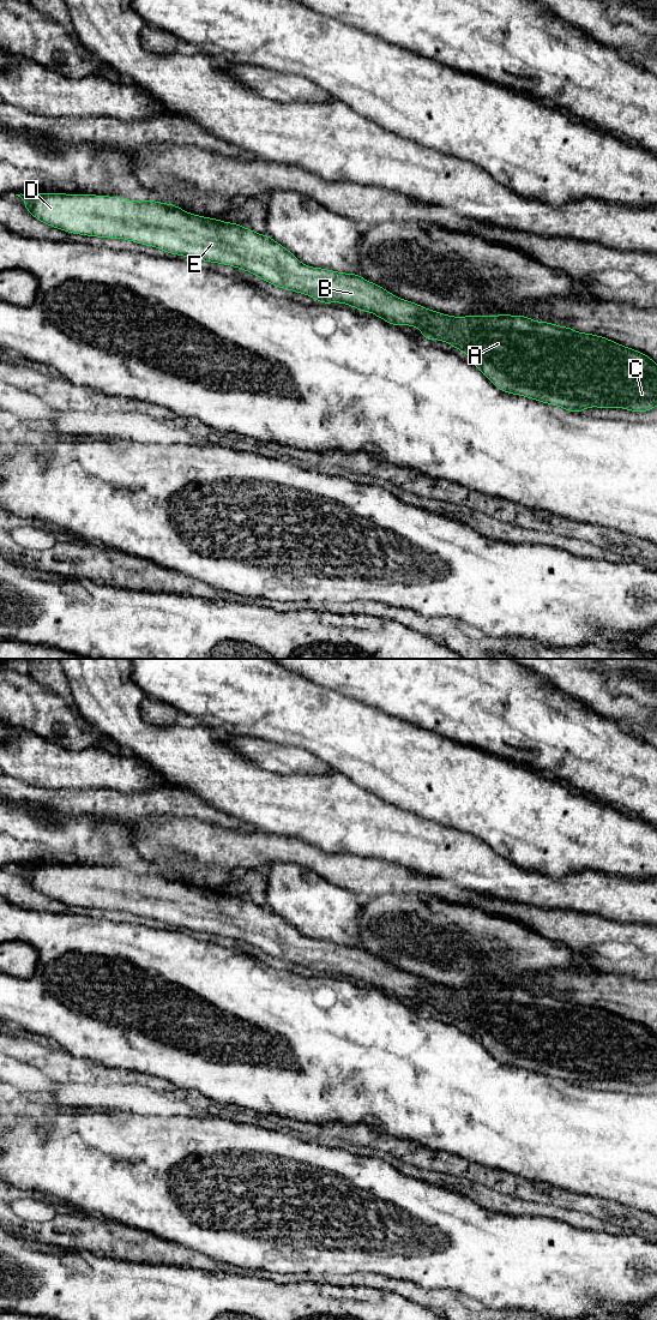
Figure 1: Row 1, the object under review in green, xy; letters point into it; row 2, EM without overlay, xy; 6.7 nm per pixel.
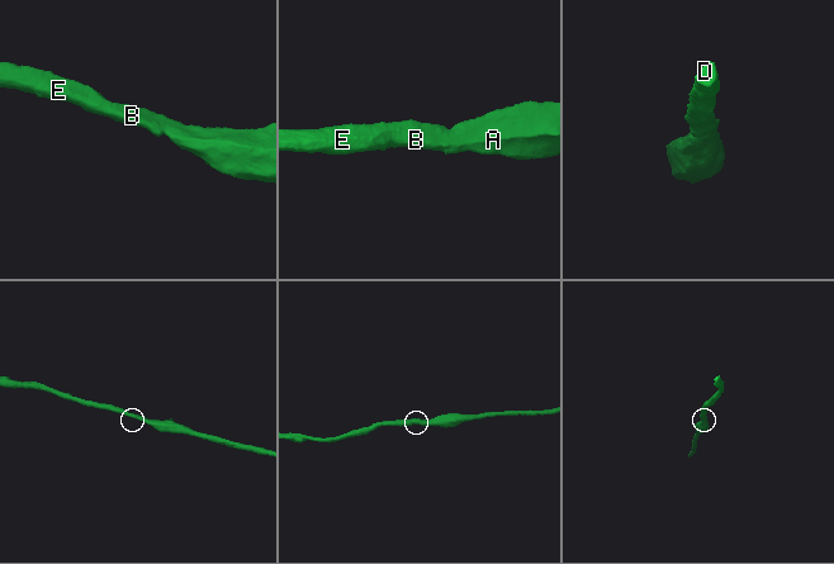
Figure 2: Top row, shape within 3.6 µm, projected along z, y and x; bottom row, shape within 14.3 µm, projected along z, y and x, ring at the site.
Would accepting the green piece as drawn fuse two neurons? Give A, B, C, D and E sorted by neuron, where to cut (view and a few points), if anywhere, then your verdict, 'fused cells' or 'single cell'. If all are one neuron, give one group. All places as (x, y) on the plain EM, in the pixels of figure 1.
A B C D E | no cut | single cell

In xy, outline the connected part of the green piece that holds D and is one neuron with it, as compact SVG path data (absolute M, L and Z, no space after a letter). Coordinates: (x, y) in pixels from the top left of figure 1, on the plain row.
M80 865L16 868L24 872L25 881L40 894L67 905L125 911L170 926L230 937L275 959L308 967L321 976L342 974L362 984L370 984L398 1000L418 1000L423 1012L441 1012L468 1026L474 1038L502 1064L554 1076L572 1085L581 1085L590 1079L623 1080L641 1085L657 1079L657 1036L644 1025L603 1008L577 1004L569 998L554 995L536 994L526 988L454 989L440 985L400 971L358 946L305 937L270 907L261 907L239 895L194 887L169 875Z

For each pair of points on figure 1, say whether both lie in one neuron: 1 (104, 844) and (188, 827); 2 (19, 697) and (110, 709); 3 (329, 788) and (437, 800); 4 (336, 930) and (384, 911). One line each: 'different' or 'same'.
1: different
2: different
3: different
4: different

